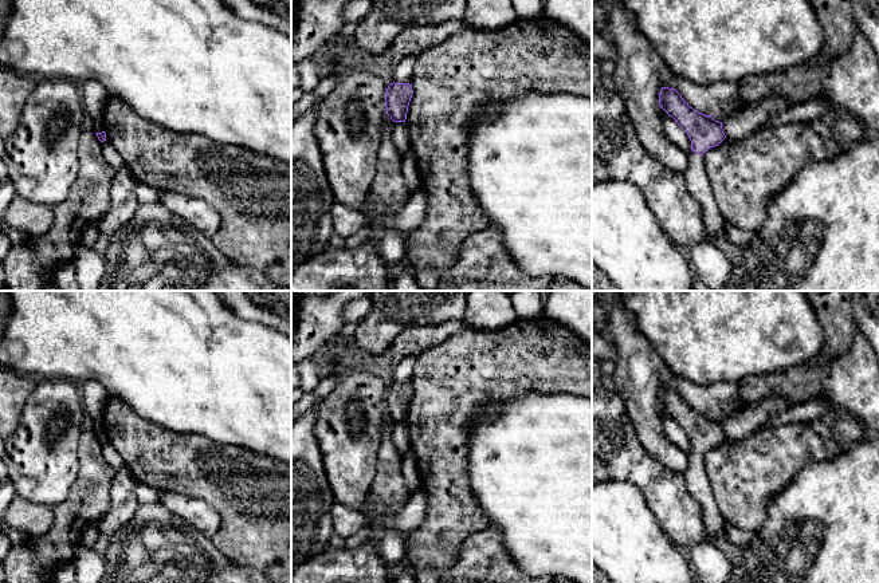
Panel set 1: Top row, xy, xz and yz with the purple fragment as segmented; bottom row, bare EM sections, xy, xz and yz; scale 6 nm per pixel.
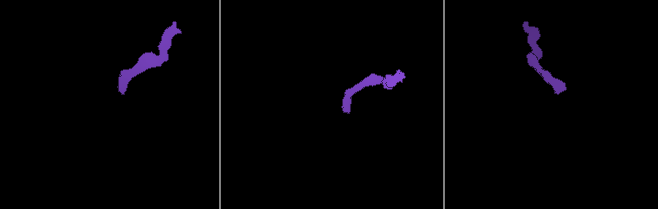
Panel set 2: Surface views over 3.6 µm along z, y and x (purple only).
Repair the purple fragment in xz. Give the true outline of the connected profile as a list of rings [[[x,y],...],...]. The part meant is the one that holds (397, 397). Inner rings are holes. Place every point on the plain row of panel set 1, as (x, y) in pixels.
[[[391,383],[385,393],[386,414],[393,422],[405,422],[413,390],[409,383]]]

